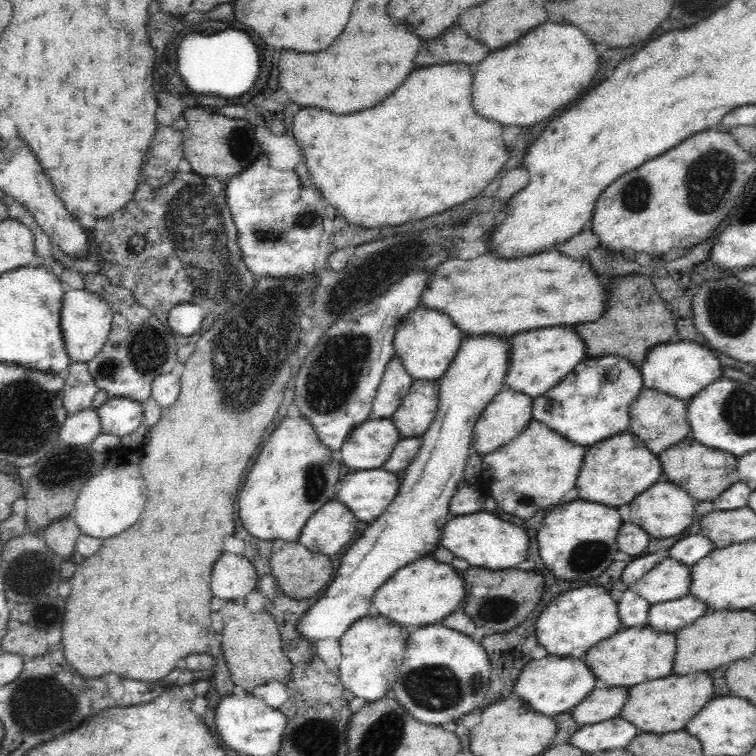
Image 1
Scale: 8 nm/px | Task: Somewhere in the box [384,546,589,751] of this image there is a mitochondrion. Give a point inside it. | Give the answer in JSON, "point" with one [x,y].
{"point":[434,688]}

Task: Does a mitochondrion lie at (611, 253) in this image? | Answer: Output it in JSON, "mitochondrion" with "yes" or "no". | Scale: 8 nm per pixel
{"mitochondrion":"no"}

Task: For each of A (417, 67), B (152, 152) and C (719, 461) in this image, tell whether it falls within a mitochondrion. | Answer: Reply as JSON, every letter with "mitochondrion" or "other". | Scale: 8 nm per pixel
{"A":"other","B":"other","C":"other"}

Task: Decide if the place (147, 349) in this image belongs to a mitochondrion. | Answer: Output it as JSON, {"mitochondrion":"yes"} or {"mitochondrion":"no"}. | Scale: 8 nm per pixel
{"mitochondrion":"yes"}

